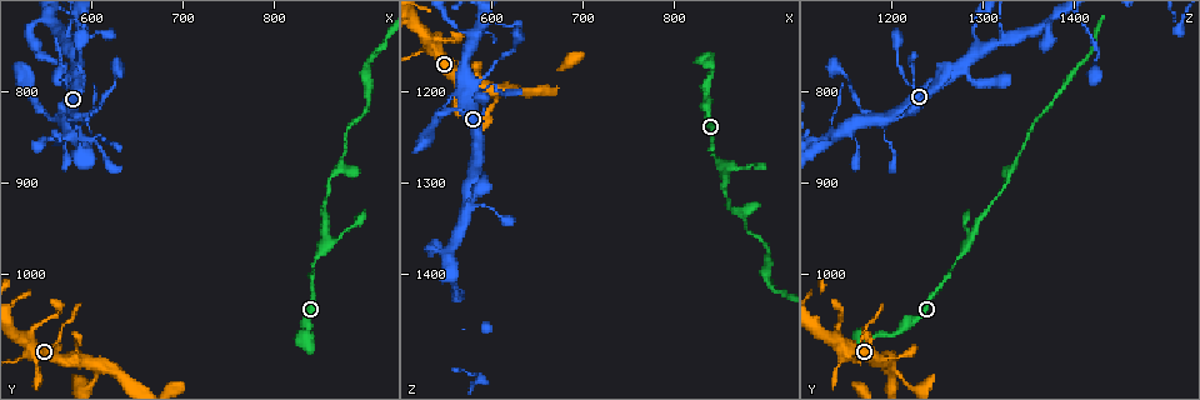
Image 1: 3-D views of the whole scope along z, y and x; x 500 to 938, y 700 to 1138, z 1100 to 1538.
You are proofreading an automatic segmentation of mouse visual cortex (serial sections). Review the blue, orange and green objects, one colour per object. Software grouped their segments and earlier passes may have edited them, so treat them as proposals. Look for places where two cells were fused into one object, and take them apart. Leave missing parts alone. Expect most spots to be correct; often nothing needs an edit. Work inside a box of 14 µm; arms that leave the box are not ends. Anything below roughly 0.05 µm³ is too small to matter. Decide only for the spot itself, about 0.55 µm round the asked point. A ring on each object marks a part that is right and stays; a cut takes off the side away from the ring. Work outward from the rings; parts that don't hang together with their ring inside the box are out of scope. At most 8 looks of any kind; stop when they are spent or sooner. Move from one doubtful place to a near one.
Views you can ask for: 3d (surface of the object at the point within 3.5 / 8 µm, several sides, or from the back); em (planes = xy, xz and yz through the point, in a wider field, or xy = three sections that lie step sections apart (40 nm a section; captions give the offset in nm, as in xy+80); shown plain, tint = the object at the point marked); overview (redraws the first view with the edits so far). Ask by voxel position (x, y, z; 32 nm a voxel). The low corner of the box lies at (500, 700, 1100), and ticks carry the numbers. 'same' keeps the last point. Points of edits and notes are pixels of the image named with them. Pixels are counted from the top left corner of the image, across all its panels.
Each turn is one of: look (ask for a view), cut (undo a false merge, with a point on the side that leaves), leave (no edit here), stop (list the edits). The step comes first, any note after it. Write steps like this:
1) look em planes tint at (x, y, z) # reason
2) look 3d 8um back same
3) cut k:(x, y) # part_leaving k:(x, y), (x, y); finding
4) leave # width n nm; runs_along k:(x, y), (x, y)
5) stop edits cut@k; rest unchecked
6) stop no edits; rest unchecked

look 3d 8um at (845, 1075, 1180) # sharp bend

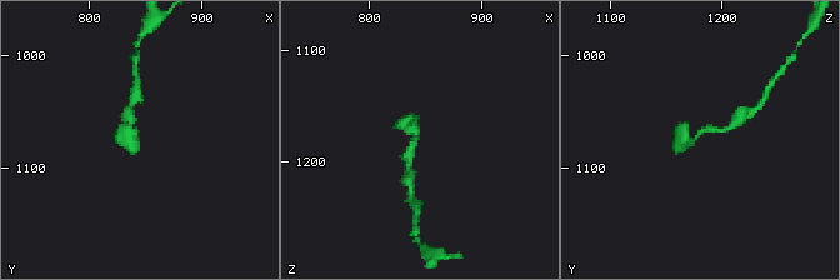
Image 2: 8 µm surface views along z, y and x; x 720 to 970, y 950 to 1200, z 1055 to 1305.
look em xy step 1 tint at (840, 1076, 1176)

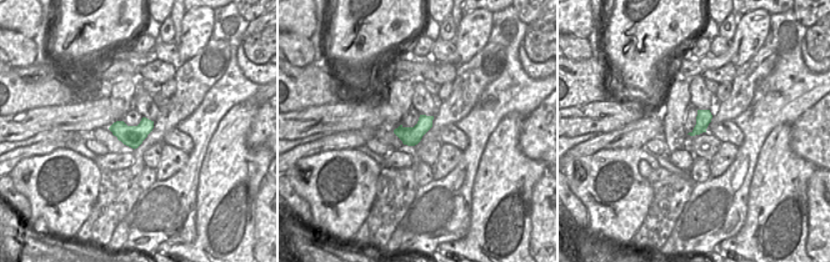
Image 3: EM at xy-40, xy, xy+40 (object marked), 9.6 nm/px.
leave # width 180 nm; runs_along 2:(725, 129), (703, 130), (685, 143), (686, 121); all the same cell

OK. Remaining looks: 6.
look 3d 3.5um at (870, 890, 1330)

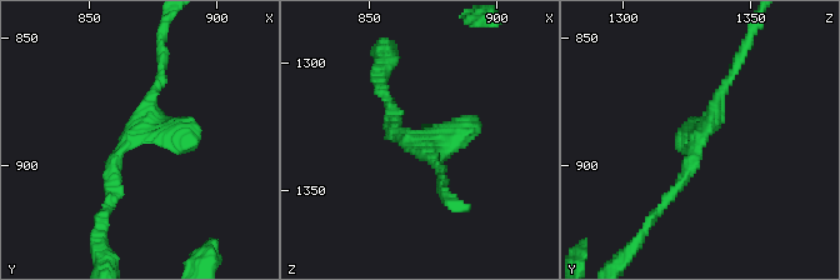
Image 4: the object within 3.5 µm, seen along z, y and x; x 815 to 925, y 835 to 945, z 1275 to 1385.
look em planes tint at (868, 886, 1330)

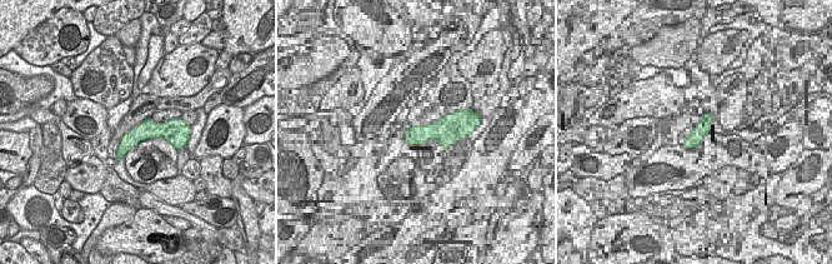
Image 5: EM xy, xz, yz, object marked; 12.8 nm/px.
leave # width 260 nm; runs_along 4:(666, 200), (689, 170), (736, 63); continuous, no second cell

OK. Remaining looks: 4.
look 3d 8um at (575, 825, 1205) # looks like a crossing

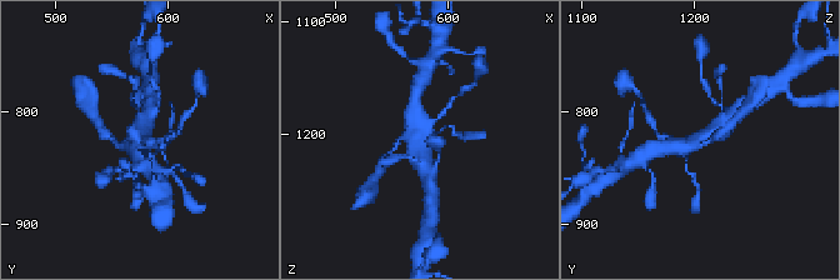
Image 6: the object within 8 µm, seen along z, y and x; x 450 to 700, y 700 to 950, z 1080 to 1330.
look em xy step 5 tint at (578, 828, 1204) # need the tissue

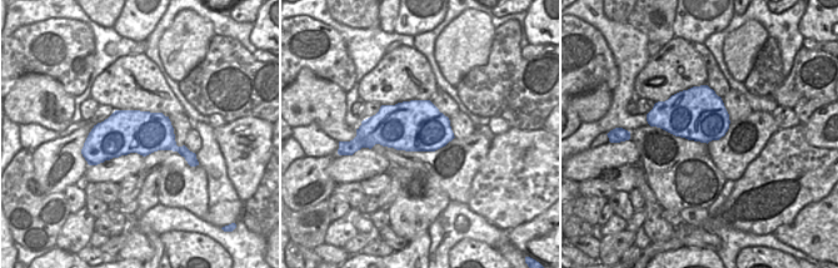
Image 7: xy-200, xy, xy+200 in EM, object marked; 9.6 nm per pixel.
leave # runs_along 6:(728, 121), (699, 140), (664, 146); all the same cell

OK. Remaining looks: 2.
stop no edits; rest unchecked

